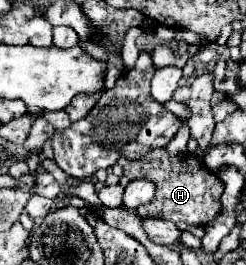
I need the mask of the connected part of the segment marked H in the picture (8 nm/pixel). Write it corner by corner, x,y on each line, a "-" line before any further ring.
154,149
150,155
144,155
142,159
130,161
120,159
118,161
122,169
134,169
134,179
148,179
156,185
156,195
148,205
142,205
136,209
140,217
158,217
177,224
186,222
190,225
210,225
216,215
222,211
220,195
222,195
222,181
208,171
208,167
190,151
184,151
180,155
170,155
166,149

